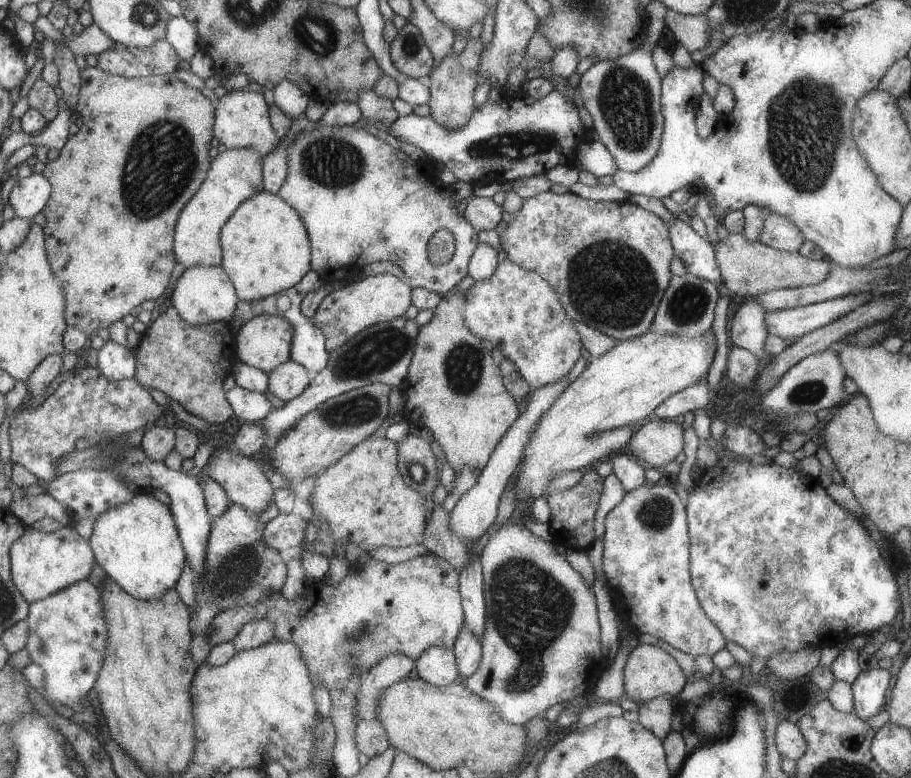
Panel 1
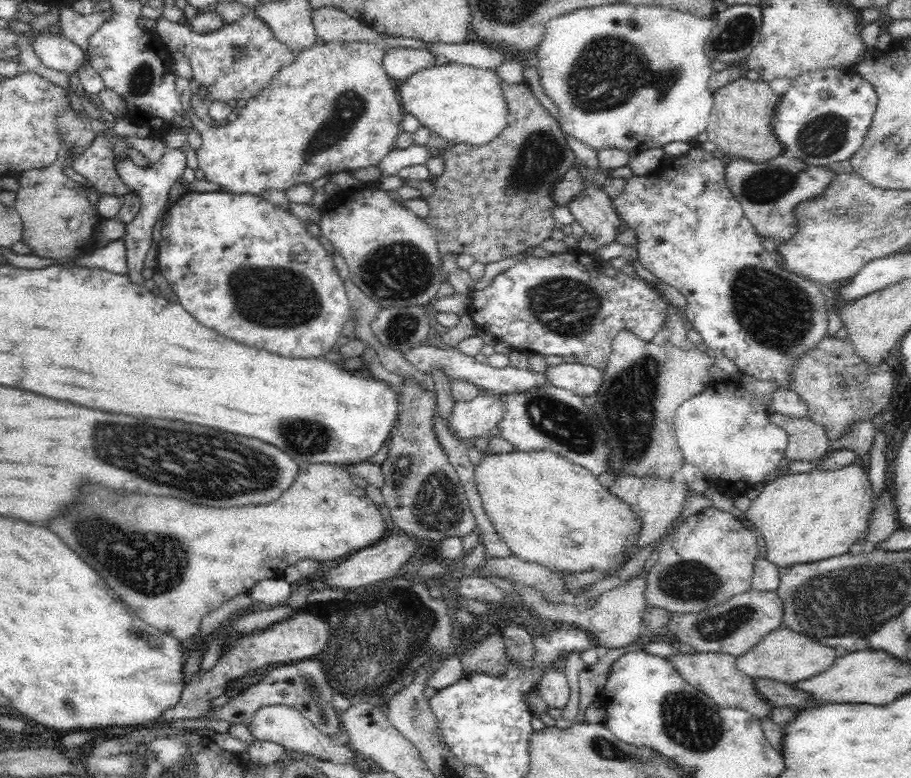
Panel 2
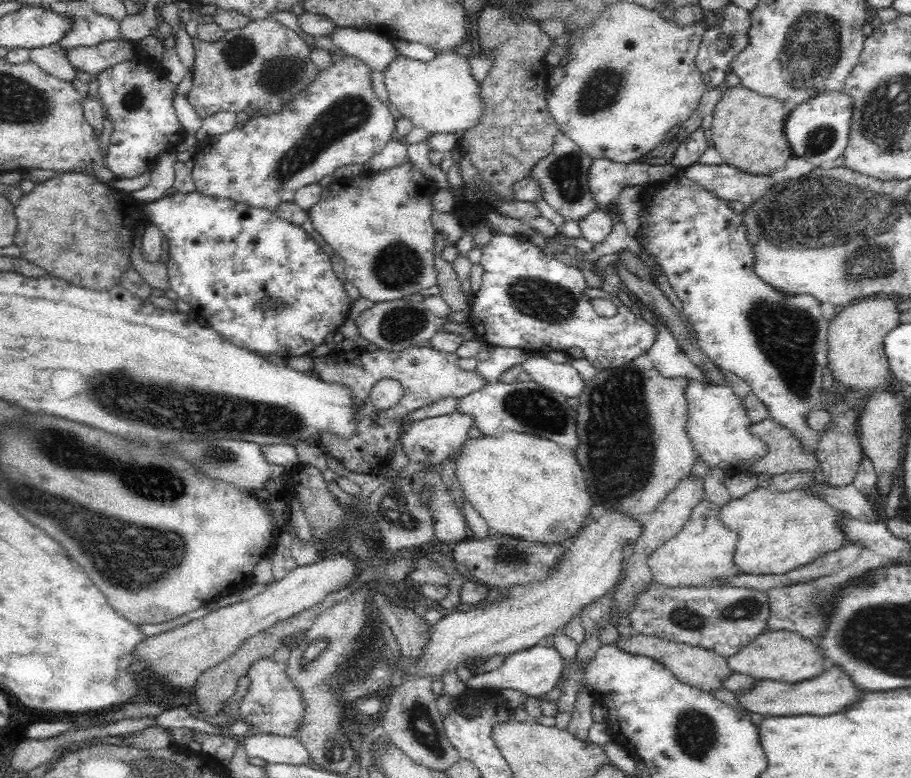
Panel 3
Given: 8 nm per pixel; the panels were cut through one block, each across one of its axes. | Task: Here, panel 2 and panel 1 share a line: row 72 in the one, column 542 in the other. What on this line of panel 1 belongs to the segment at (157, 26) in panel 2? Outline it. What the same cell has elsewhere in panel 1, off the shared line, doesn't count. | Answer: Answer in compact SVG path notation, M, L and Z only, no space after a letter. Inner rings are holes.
M549 191L525 199L524 206L513 216L514 219L507 223L507 227L499 237L500 245L502 245L504 252L507 254L506 259L519 265L520 268L537 272L543 277L551 288L555 290L560 304L564 308L564 312L571 321L575 322L575 324L585 324L587 327L593 328L596 332L605 334L617 342L642 336L645 332L649 331L655 320L660 301L664 297L665 288L668 288L668 284L672 279L671 272L669 272L670 260L673 255L671 237L668 234L668 225L660 217L627 200L619 202L593 202L580 198L570 192L555 195Z

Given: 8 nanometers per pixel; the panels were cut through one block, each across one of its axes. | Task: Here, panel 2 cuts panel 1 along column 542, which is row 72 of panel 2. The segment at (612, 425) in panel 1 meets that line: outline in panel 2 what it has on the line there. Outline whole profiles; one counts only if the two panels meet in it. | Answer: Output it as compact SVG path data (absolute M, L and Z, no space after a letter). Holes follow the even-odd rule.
M446 62L443 66L435 65L412 74L398 90L404 113L418 119L418 122L432 134L442 137L449 144L482 147L495 141L507 125L507 104L503 98L501 80L494 71L478 70L460 63Z

